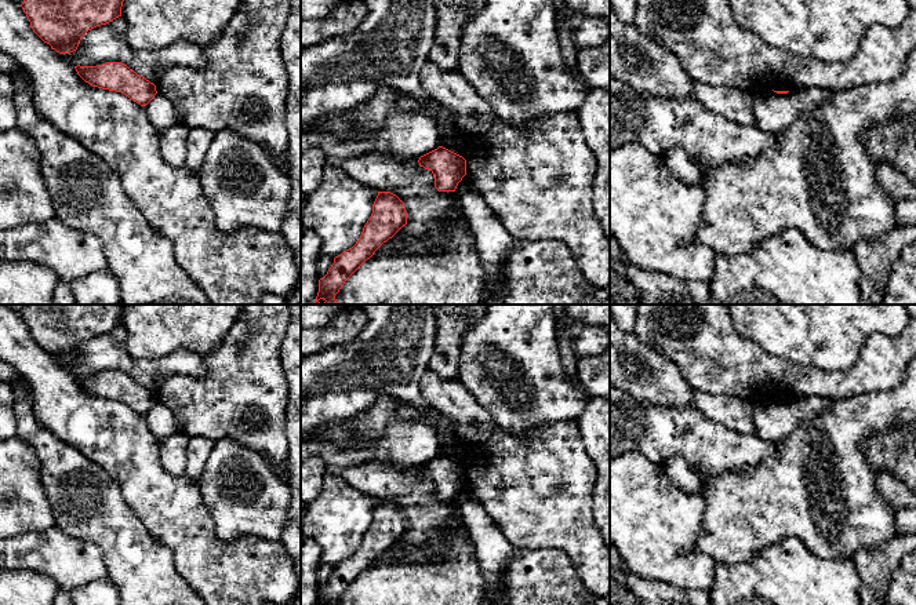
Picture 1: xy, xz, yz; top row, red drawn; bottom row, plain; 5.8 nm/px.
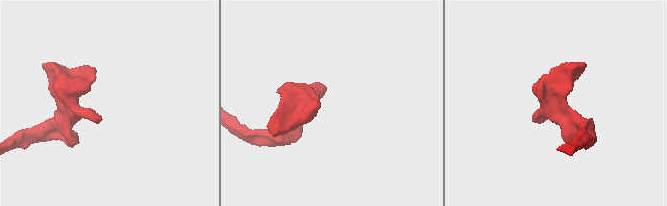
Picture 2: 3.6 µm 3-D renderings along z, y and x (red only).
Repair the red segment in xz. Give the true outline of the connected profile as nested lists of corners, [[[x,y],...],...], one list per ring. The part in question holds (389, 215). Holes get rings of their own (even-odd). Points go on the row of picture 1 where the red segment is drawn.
[[[378,192],[372,214],[356,244],[334,258],[327,274],[319,280],[315,305],[341,305],[335,295],[345,281],[389,238],[407,225],[404,203],[390,192]]]

